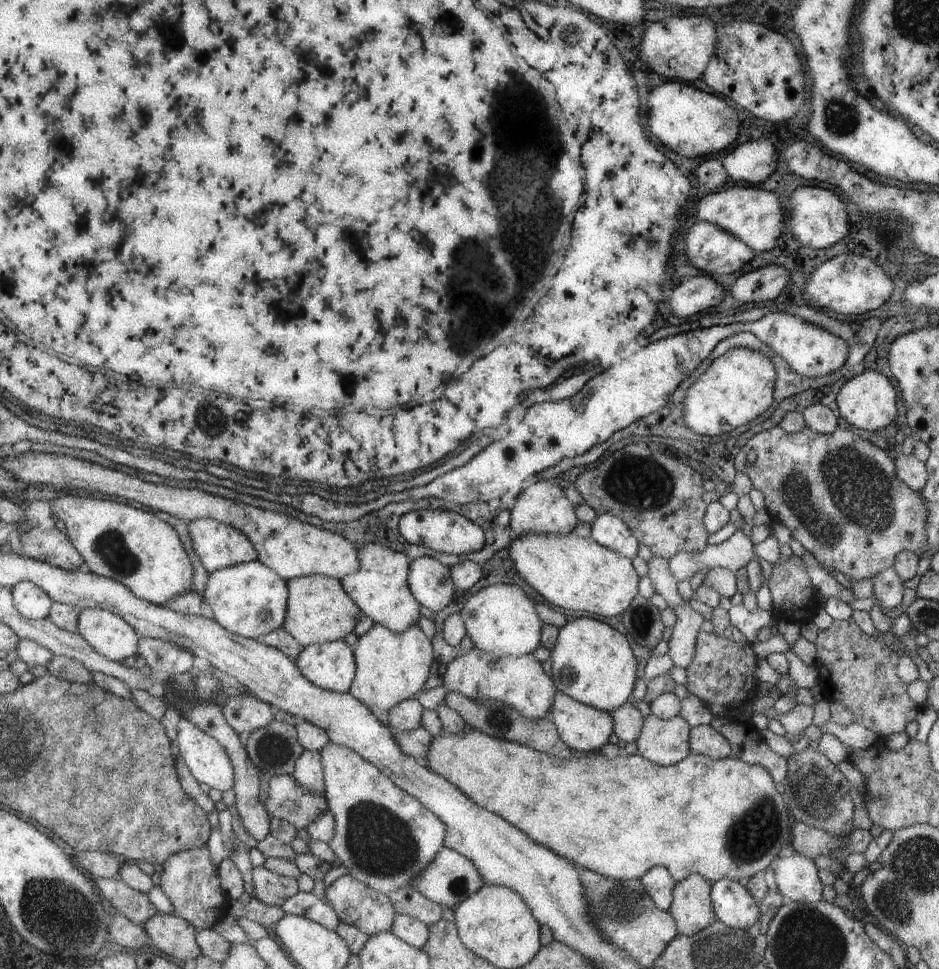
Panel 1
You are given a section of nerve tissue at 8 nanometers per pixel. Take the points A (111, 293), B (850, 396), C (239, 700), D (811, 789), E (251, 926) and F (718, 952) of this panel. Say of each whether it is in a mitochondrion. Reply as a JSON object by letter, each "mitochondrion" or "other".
{"A":"other","B":"other","C":"other","D":"mitochondrion","E":"other","F":"mitochondrion"}

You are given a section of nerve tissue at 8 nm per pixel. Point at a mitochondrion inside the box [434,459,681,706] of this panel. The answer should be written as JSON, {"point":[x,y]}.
{"point":[644,500]}

